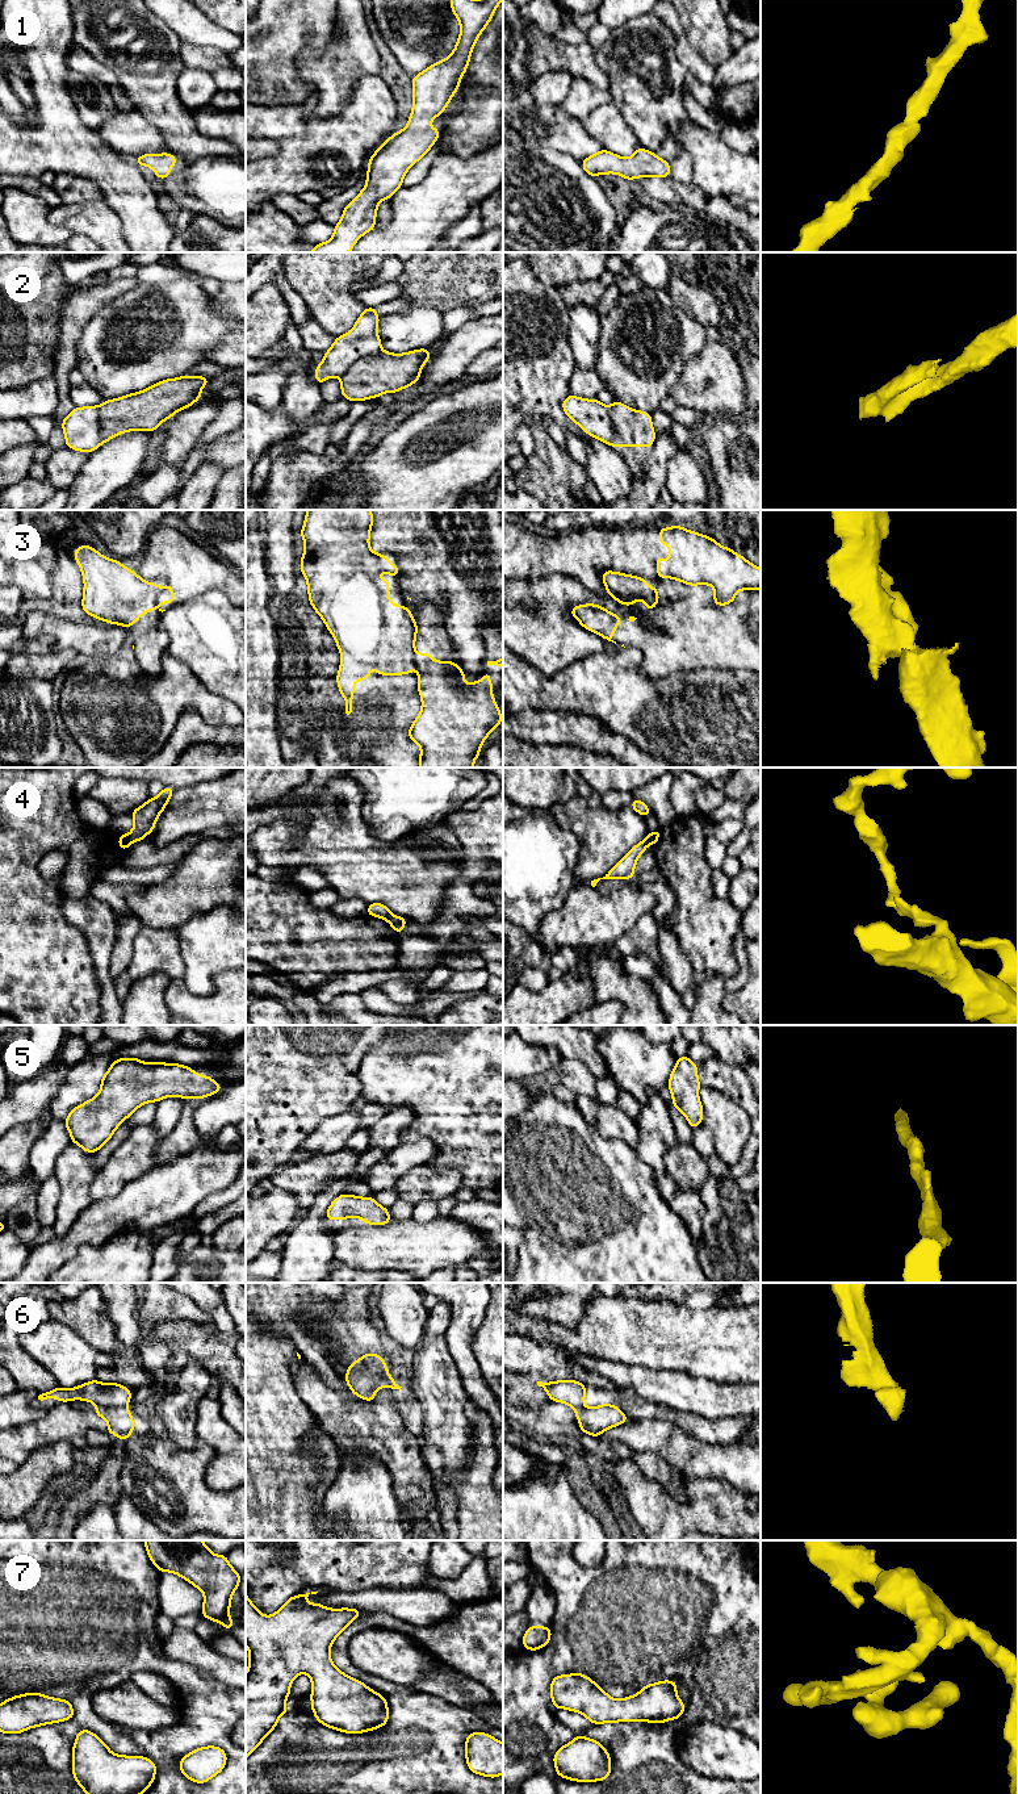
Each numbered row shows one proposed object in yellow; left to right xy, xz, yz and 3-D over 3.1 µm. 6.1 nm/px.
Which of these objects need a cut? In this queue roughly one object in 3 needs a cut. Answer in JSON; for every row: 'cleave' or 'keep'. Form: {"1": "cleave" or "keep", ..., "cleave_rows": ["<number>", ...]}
{"1": "keep", "2": "cleave", "3": "cleave", "4": "cleave", "5": "keep", "6": "cleave", "7": "keep", "cleave_rows": ["2", "3", "4", "6"]}

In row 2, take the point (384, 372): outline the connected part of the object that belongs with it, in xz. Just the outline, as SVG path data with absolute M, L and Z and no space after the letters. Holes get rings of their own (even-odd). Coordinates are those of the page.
M430 348L405 354L381 351L364 356L340 377L342 397L356 402L377 398L382 393L397 393L419 380L422 367L430 359Z

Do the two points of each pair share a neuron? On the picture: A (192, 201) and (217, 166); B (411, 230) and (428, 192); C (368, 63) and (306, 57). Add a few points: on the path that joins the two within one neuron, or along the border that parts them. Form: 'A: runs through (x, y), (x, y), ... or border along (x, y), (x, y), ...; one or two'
A: runs through (202, 196), (217, 180), (217, 176); one
B: runs through (418, 221), (428, 208), (428, 201); one
C: runs through (352, 63), (322, 63); one

